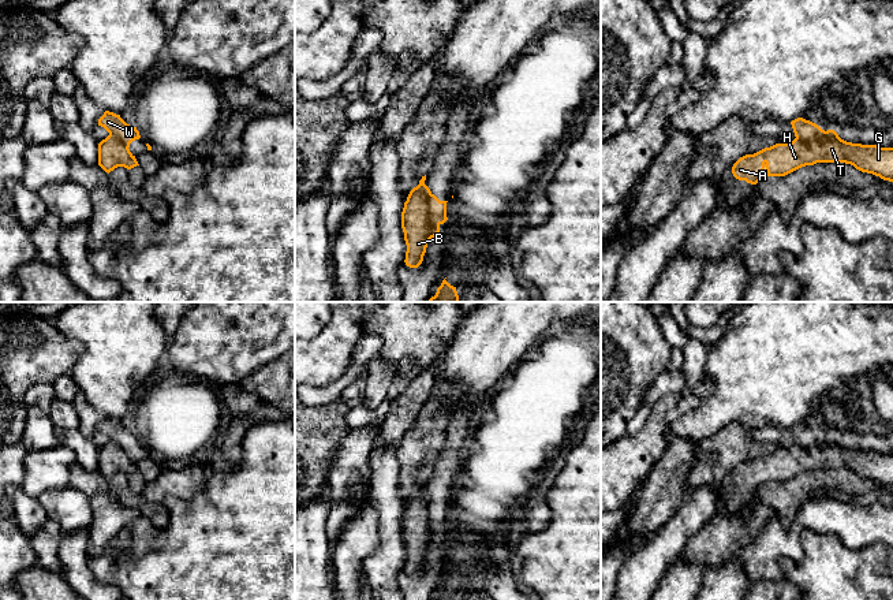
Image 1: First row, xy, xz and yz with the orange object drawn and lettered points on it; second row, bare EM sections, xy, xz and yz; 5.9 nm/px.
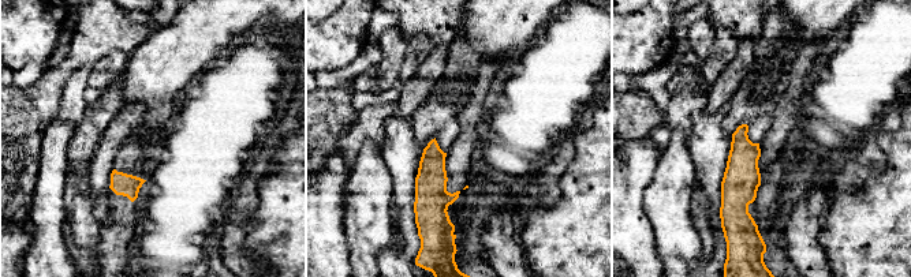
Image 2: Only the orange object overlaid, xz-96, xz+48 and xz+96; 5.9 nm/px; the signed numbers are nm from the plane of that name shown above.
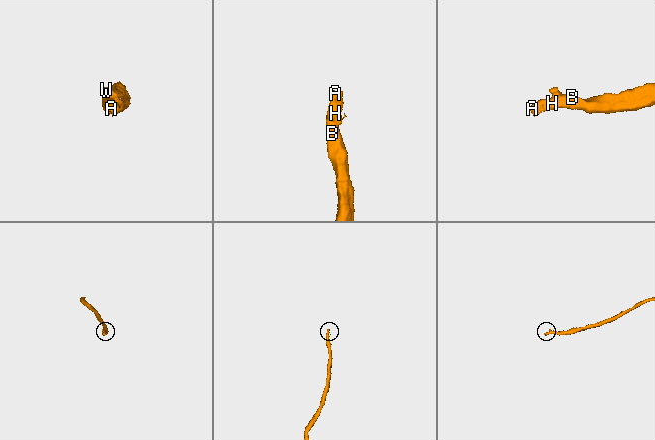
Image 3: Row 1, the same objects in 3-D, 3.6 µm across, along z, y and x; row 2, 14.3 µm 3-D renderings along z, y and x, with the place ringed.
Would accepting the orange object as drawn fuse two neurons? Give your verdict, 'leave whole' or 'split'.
split

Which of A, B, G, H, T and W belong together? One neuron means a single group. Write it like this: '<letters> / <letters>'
A B G H T / W

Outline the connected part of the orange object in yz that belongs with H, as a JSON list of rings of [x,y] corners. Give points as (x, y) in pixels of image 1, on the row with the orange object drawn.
[[[823,130],[821,138],[811,142],[795,138],[789,144],[746,154],[733,164],[732,174],[739,180],[756,185],[766,175],[785,176],[817,163],[845,163],[893,182],[893,148],[847,142],[834,130]]]

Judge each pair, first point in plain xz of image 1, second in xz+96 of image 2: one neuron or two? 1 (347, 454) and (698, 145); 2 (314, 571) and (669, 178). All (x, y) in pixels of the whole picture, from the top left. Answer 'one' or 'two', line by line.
1: two
2: two

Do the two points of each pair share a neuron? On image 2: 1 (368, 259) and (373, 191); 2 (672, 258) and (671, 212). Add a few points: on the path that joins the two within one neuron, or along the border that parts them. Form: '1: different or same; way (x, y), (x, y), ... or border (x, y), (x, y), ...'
1: same; way (368, 243), (368, 208)
2: same; way (672, 247), (672, 223)

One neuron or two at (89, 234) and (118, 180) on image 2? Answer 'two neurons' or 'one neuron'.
two neurons

